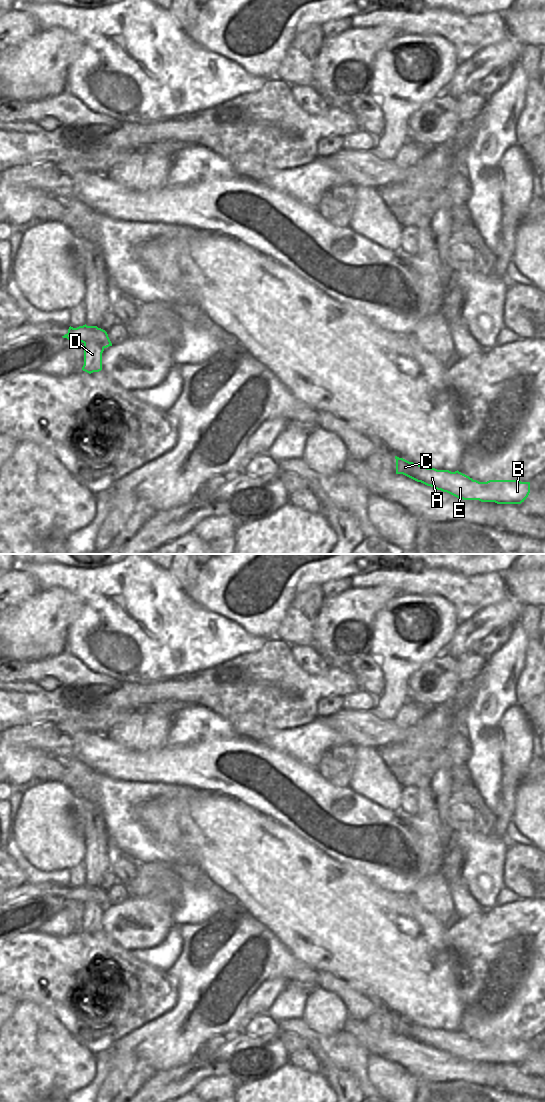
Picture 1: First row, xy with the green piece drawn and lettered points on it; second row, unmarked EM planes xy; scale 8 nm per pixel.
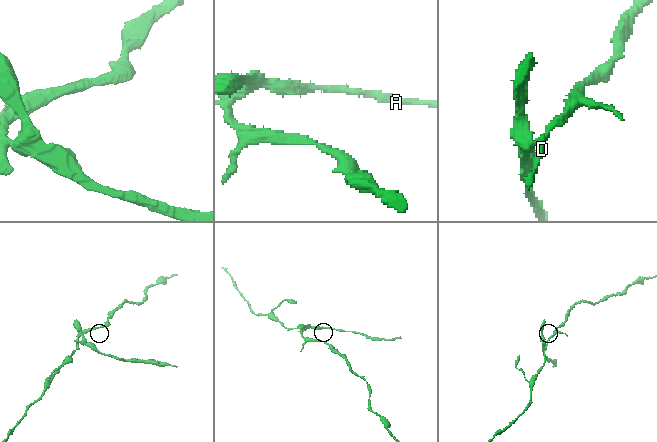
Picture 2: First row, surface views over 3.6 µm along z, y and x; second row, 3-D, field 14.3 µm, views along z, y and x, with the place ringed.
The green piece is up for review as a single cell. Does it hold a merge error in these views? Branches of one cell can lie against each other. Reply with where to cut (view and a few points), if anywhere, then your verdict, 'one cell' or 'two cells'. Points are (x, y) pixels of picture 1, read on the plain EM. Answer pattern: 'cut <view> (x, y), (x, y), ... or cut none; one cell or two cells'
cut xy (91, 889), (88, 893), (88, 900), (96, 901), (104, 907); two cells

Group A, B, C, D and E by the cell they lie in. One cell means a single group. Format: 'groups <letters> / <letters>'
groups A B C E / D

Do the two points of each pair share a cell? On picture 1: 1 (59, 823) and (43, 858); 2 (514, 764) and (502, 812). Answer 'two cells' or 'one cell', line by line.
1: one cell
2: two cells

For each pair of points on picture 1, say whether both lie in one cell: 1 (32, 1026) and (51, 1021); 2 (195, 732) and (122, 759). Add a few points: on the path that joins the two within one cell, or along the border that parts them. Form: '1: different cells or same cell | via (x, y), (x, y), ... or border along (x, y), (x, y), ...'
1: same cell | via (37, 1022), (46, 1022)
2: different cells | border along (191, 742), (168, 746)

